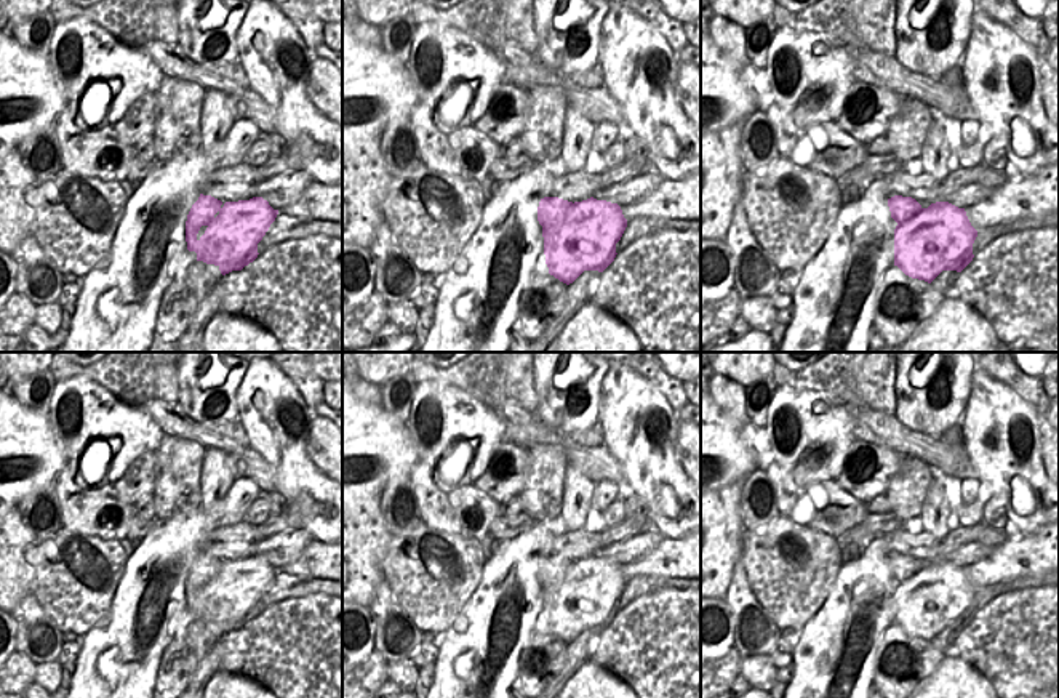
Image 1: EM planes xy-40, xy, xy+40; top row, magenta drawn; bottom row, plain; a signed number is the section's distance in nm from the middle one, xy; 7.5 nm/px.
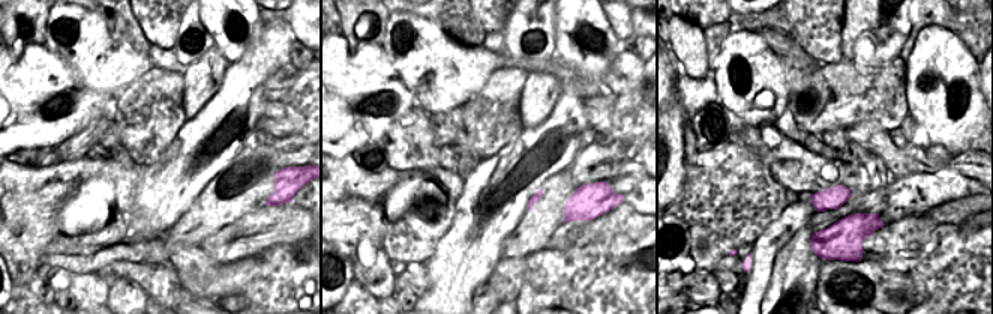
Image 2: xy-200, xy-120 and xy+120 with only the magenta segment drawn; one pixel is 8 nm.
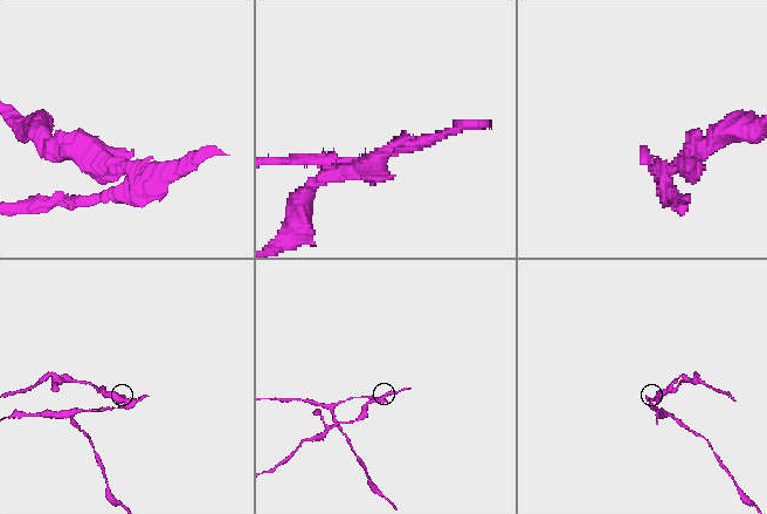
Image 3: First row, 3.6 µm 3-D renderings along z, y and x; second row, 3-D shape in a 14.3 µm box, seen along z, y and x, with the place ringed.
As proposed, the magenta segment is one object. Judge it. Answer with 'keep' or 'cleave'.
cleave

